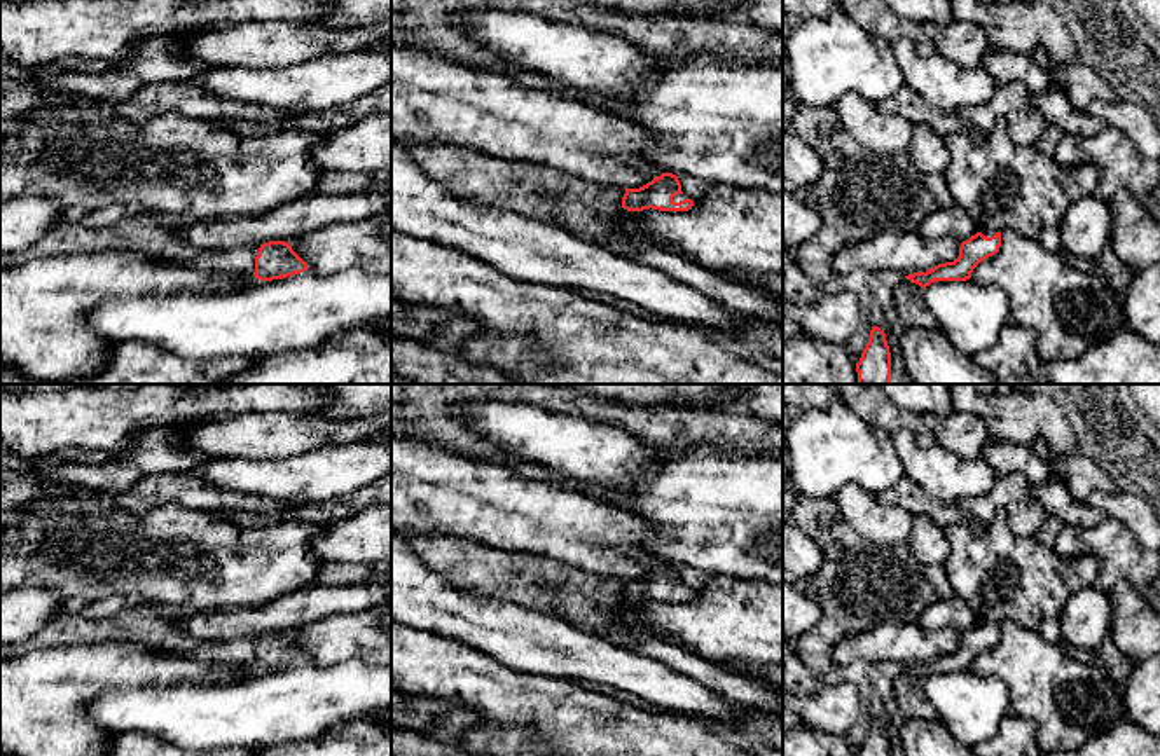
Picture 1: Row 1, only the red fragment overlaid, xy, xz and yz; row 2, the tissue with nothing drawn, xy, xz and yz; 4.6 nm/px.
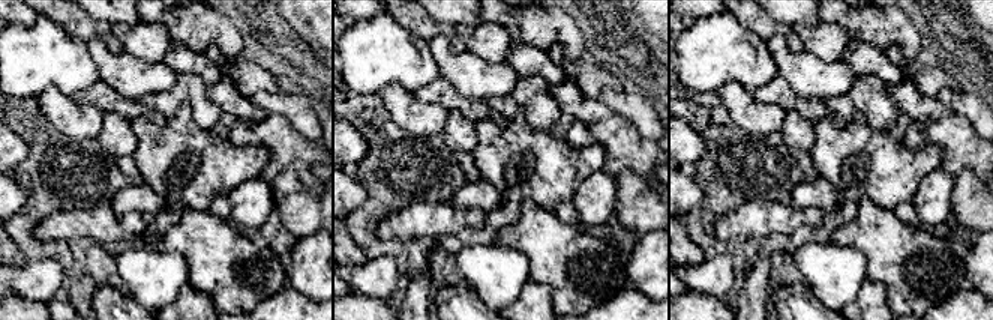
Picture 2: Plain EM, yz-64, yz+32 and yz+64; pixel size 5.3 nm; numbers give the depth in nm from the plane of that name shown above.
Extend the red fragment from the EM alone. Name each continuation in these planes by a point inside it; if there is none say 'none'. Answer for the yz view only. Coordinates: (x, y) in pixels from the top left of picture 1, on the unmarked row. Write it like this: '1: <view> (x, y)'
1: yz (1003, 577)

